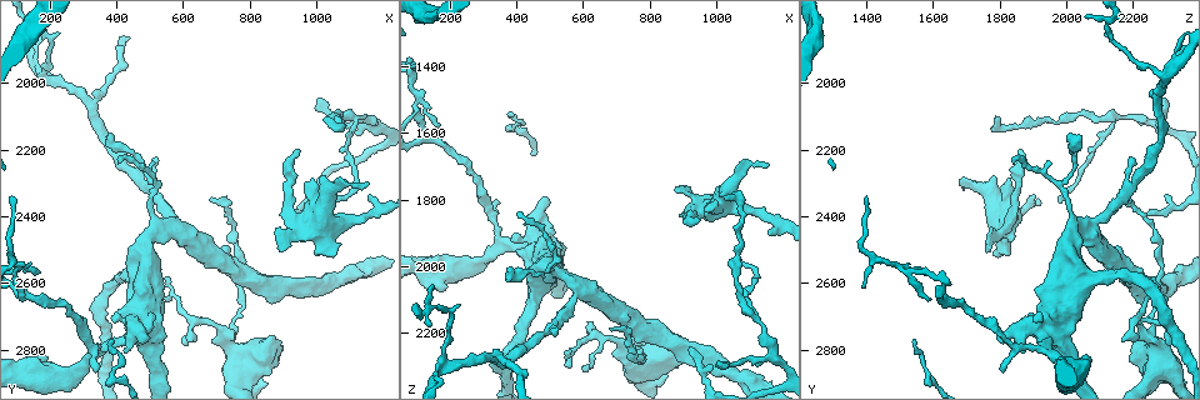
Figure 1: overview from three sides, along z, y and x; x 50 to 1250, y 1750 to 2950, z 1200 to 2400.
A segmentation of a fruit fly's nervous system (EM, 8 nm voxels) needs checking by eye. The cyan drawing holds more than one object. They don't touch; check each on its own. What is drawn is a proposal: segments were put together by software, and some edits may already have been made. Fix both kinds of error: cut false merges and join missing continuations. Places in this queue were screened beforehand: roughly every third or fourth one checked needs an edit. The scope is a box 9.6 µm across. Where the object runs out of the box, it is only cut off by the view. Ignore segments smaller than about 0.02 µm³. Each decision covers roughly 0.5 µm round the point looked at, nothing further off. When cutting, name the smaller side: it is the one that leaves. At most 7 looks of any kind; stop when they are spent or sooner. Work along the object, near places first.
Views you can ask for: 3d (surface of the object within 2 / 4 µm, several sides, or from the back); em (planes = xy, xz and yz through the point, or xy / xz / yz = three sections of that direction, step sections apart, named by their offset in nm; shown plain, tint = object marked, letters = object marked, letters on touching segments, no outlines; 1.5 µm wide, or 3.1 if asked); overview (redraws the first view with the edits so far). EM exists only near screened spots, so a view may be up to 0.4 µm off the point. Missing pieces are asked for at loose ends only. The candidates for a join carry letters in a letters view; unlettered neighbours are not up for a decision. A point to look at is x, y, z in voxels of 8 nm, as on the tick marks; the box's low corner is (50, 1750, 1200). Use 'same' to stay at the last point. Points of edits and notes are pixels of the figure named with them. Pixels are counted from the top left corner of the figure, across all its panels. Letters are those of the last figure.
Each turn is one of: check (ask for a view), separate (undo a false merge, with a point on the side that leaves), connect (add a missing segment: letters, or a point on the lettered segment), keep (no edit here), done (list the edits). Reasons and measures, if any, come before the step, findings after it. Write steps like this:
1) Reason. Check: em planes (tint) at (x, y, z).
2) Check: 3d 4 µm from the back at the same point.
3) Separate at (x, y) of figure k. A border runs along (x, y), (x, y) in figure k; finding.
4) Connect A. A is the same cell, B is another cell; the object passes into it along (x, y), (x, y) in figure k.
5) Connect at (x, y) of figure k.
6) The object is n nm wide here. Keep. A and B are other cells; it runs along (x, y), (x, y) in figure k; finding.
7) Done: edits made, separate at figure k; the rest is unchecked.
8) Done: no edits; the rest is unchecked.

Thin arm on a thick one. Check: 3d 2 µm at (370, 2780, 1930).

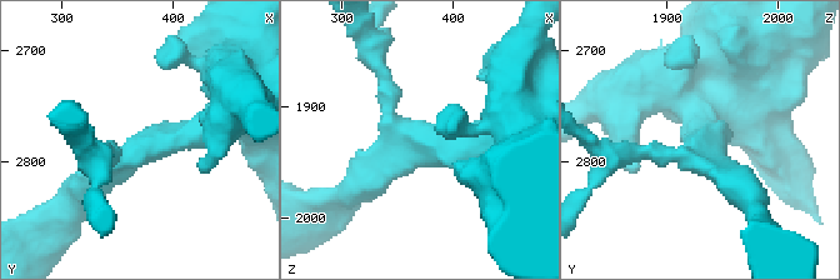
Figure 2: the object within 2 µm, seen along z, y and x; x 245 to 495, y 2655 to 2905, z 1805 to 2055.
Check: em planes (letters) at (370, 2786, 1928).

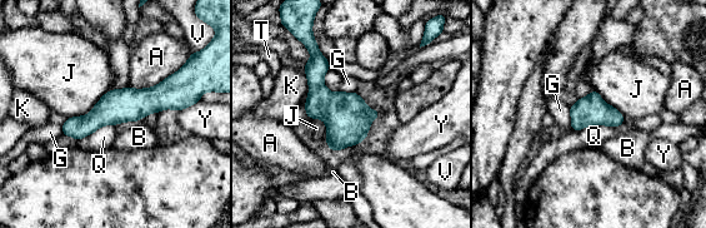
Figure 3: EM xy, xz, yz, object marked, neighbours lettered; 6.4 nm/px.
The object is 190 nm wide here. Keep. A, B, G, J, K, Q, T, V and Y are other cells; one neuron here.

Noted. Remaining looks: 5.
Check: 3d 2 µm from the back at (620, 2780, 2160).

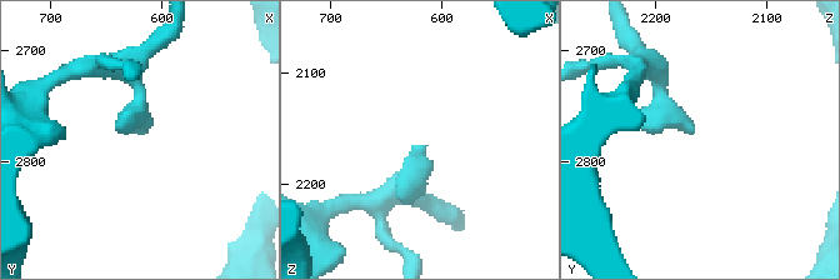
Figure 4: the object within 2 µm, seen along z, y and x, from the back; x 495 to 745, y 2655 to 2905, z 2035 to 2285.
Check: em yz step 8 (tint) at (616, 2772, 2162).

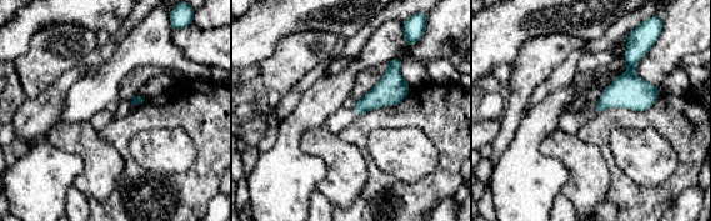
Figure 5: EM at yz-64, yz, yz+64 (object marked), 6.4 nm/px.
Check: em planes (letters) at the same point.

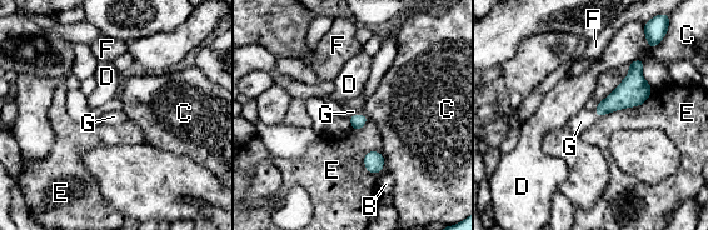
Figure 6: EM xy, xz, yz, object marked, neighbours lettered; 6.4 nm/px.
Connect G. G is the same cell, B, C, D, E and F are other cells; it goes on there.

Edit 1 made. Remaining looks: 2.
Four or more arms meet. Check: 3d 4 µm at (980, 2390, 1830).

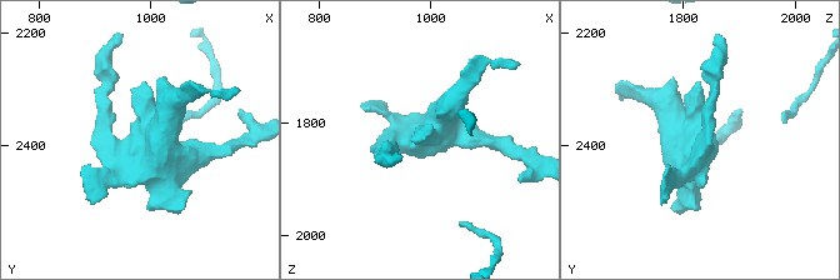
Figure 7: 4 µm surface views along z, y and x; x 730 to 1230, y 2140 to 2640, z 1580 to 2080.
Check: em planes (letters) at (985, 2405, 1835).

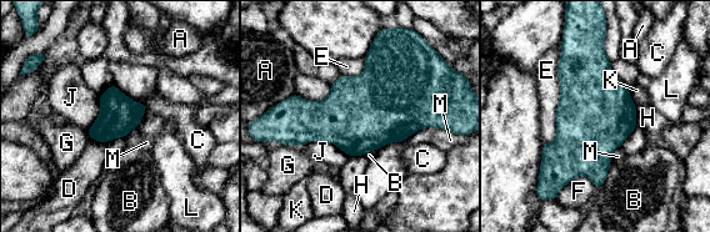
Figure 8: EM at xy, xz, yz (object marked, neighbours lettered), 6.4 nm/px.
The longest contact is with E, 650 nm. Keep. A, B, C, D, E, F, G, H, J, K, L and M are other cells; a border runs along (446, 130), (425, 126), (401, 141) in figure 8; one neuron here.

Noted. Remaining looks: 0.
Done: edits made, connect at figure 6; the rest is unchecked.

